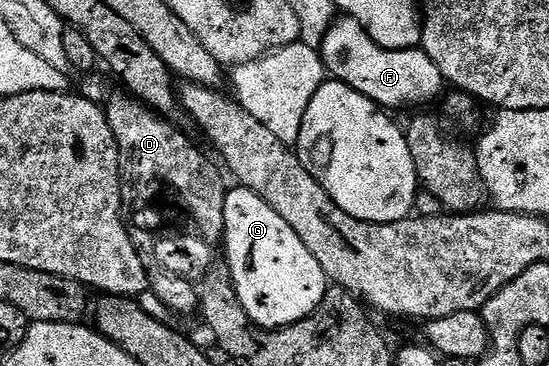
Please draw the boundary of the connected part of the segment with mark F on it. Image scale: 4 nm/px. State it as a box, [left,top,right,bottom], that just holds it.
[318,18,446,109]

